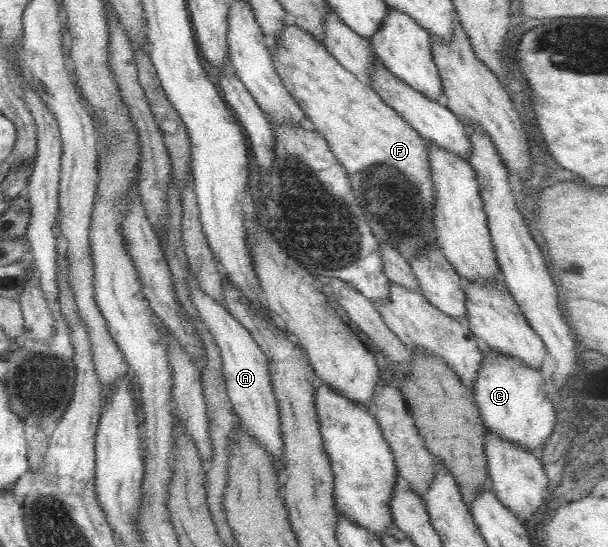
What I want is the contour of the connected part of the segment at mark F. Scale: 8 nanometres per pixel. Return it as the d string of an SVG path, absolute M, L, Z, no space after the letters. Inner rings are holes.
M283 23L280 28L280 35L276 38L274 47L270 47L270 52L272 53L273 68L280 78L281 84L303 111L303 116L312 124L312 129L325 139L335 161L345 170L347 177L349 177L351 192L357 198L357 202L361 210L363 210L365 221L371 233L378 241L388 242L391 246L397 248L398 253L409 262L413 255L416 255L425 245L434 243L435 240L432 211L433 182L431 182L431 171L429 171L429 150L426 141L401 118L401 115L398 115L389 105L386 105L370 85L359 82L356 76L353 76L351 72L337 64L337 61L327 52L324 45L318 43L308 32L302 31L298 26Z

